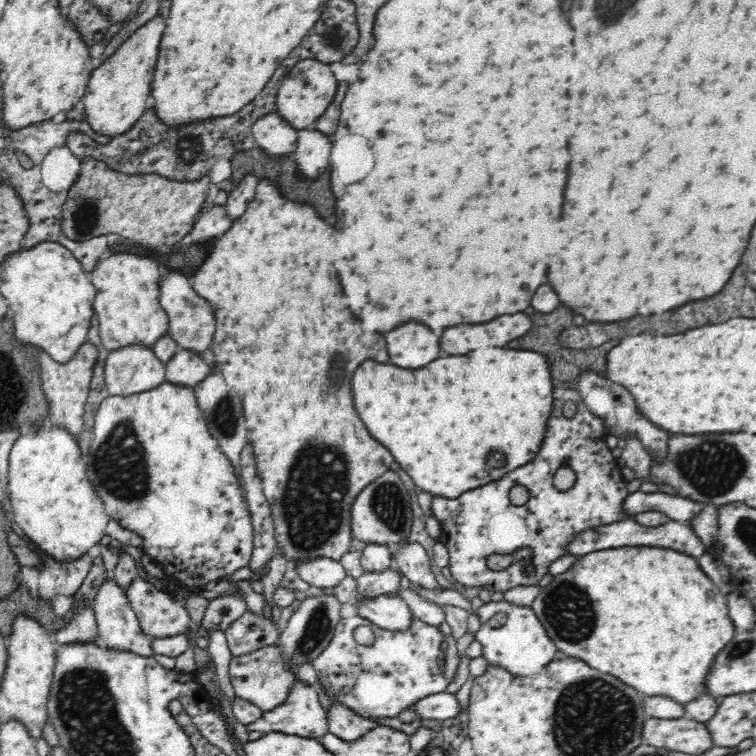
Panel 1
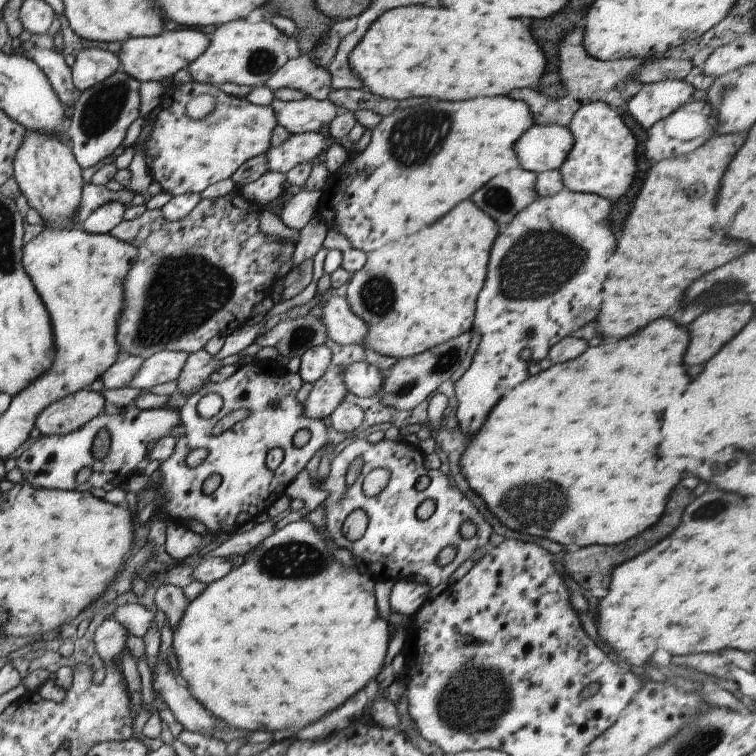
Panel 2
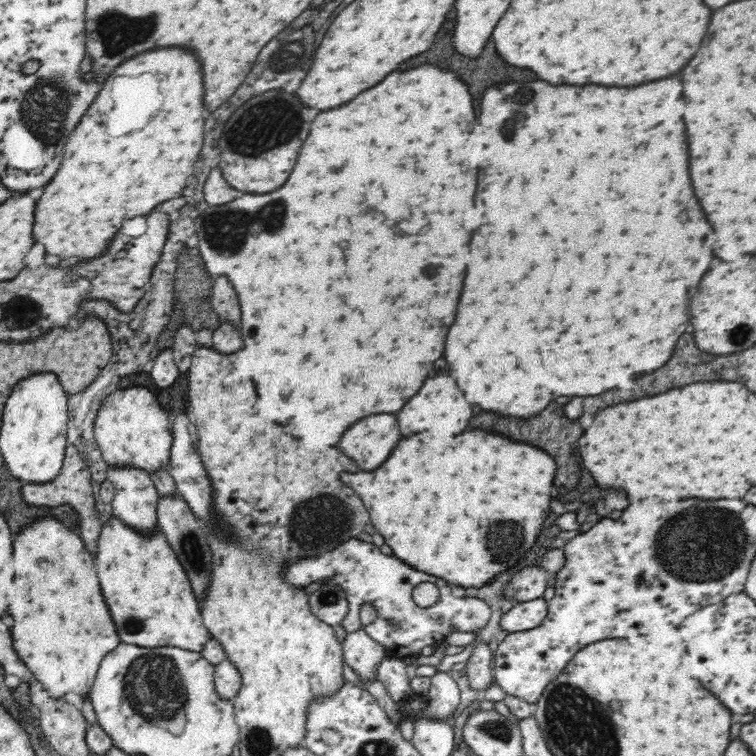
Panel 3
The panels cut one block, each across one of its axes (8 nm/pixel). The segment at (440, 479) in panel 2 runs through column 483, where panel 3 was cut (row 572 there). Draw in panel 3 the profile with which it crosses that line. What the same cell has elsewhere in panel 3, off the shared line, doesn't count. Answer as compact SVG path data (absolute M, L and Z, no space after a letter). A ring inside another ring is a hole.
M530 566L518 574L514 574L514 580L510 582L510 588L506 594L518 602L530 602L536 598L542 598L546 590L548 574L540 566Z

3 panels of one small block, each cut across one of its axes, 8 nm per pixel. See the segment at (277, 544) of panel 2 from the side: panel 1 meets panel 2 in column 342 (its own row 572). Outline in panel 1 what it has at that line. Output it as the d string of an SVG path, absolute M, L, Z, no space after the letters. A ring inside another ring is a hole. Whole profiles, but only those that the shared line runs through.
M622 546L598 550L580 556L568 572L554 576L554 580L540 590L530 608L556 648L570 658L584 660L590 668L620 678L644 694L644 698L668 696L686 706L704 696L704 682L716 654L726 648L736 634L736 624L728 612L728 596L706 576L694 556L676 552L674 548Z

